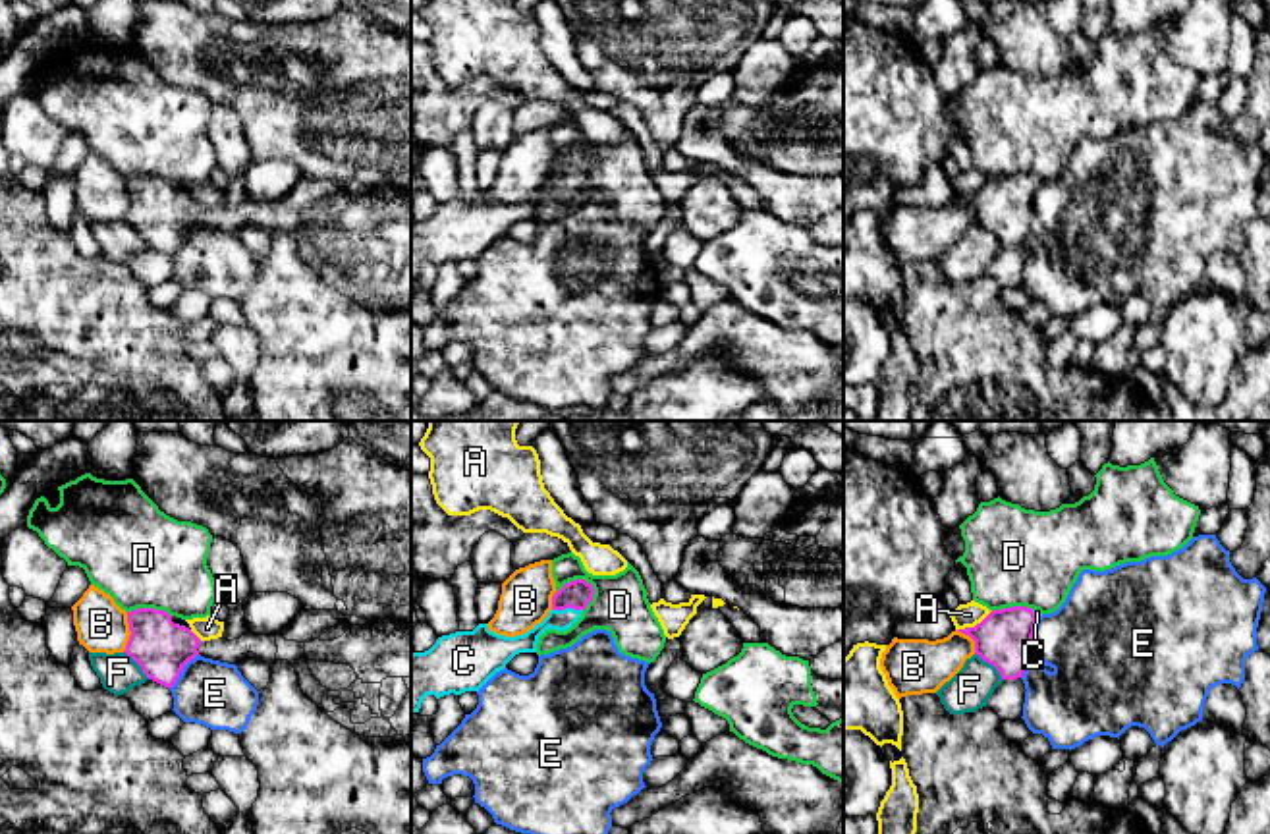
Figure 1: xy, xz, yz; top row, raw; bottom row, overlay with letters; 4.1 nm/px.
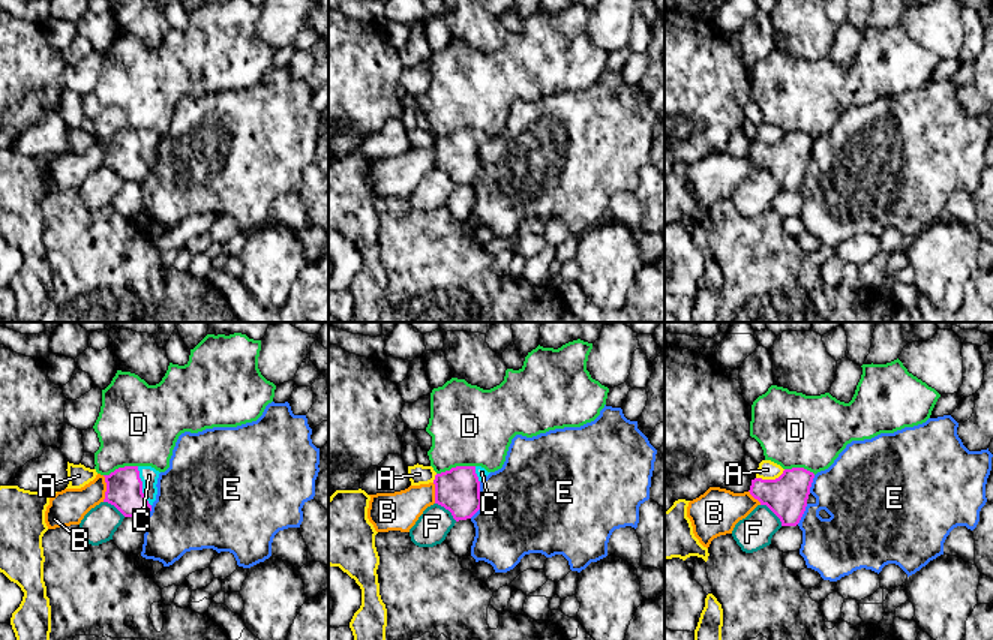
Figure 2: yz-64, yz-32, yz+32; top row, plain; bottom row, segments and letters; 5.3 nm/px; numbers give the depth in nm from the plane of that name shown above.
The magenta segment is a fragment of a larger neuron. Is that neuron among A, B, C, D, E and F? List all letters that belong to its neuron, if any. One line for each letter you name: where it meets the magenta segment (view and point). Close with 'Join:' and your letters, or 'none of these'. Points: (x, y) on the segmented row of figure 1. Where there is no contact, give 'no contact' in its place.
C: meets magenta in xz at (566, 607)
Join: C

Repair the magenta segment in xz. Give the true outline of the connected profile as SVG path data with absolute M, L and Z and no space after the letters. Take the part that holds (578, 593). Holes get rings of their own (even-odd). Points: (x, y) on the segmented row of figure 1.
M585 579L566 583L552 597L548 616L523 635L506 637L479 624L473 631L442 635L425 653L411 654L411 712L419 712L427 695L461 695L479 691L519 653L537 653L538 637L550 627L569 629L593 600L594 589Z

